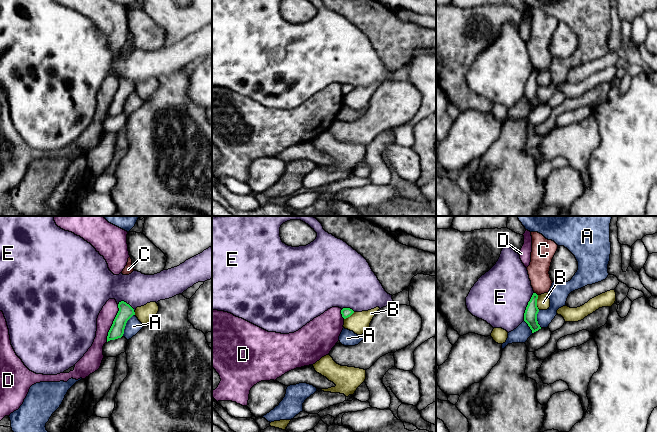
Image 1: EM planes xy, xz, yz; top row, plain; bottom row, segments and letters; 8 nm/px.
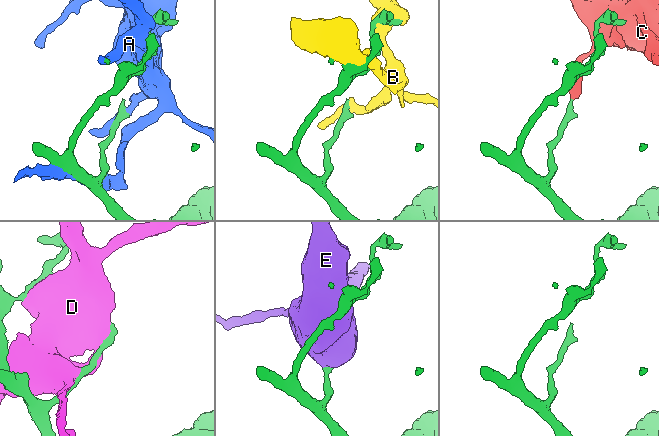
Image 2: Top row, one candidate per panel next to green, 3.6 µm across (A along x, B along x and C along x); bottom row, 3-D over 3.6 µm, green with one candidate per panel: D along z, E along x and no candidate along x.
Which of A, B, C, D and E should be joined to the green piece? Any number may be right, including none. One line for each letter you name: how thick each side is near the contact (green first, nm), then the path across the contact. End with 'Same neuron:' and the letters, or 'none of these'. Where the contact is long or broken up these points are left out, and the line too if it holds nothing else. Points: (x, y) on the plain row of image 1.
Same neuron: none of these

